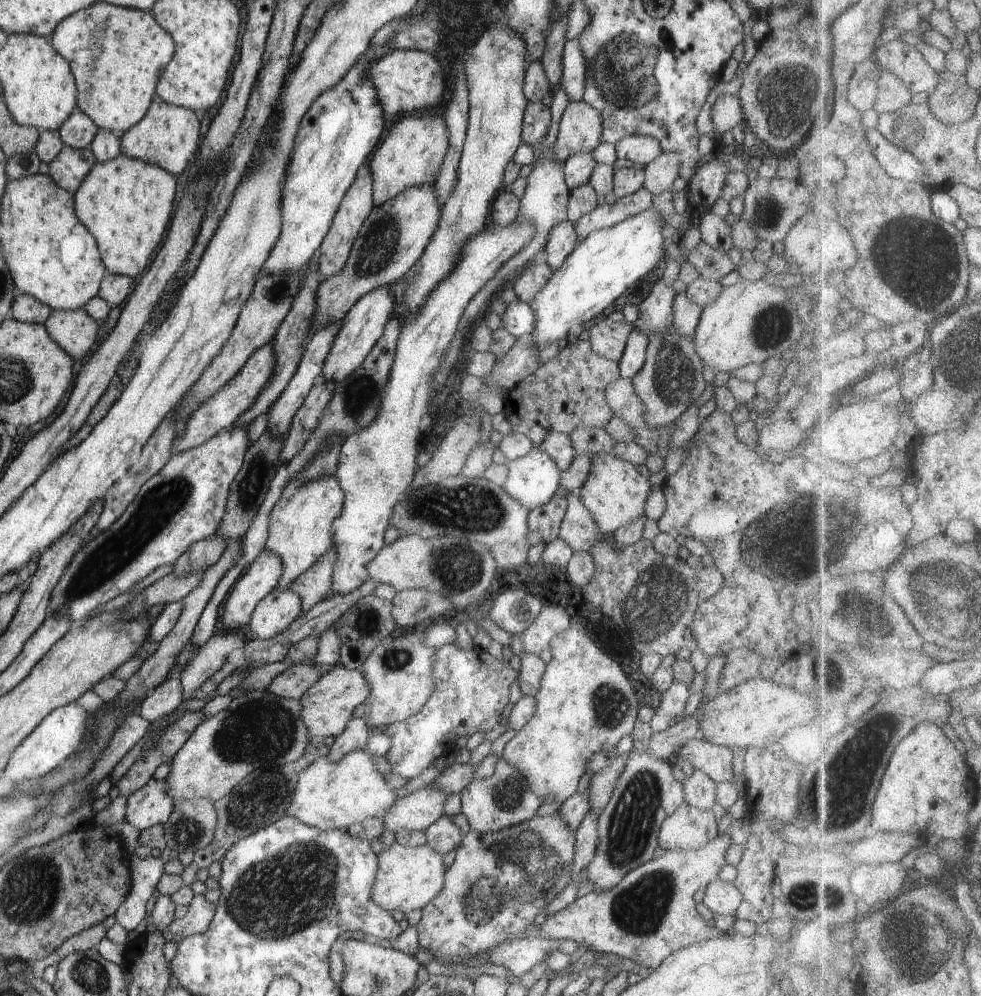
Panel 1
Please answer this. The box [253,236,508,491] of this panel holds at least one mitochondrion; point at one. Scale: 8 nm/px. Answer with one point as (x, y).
(354, 404)

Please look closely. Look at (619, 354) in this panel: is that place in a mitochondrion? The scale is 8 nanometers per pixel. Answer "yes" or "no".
no

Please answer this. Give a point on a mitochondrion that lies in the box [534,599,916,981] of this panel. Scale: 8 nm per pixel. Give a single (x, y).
(852, 773)

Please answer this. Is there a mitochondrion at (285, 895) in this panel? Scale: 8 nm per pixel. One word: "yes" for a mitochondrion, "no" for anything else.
yes

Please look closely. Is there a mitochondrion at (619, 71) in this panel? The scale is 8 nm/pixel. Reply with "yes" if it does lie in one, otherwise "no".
yes

